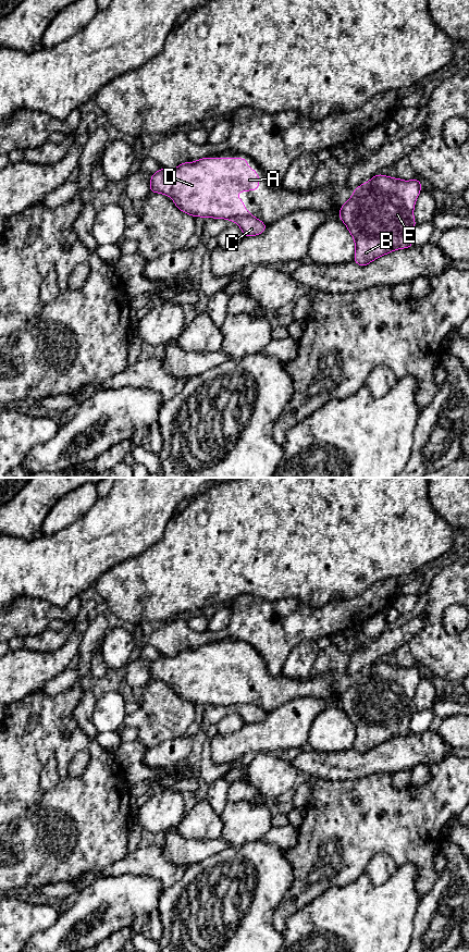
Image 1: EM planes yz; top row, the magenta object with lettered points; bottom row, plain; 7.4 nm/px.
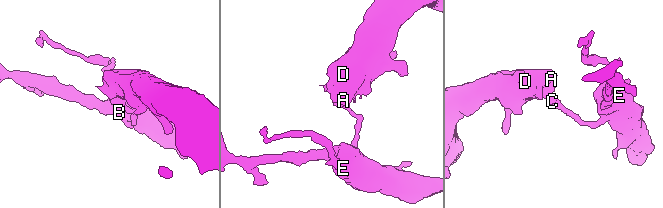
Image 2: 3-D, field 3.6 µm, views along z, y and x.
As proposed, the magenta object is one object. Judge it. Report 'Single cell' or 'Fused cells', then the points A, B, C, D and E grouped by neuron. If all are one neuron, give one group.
Fused cells. Groups: A D / B C E

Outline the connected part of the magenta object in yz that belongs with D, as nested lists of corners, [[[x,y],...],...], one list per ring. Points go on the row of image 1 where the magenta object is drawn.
[[[202,158],[195,162],[184,162],[175,169],[161,168],[151,174],[150,193],[161,193],[172,198],[175,206],[192,217],[225,219],[234,221],[239,217],[251,217],[240,198],[236,195],[240,191],[257,190],[259,188],[259,174],[252,168],[247,166],[248,161],[244,158]]]

